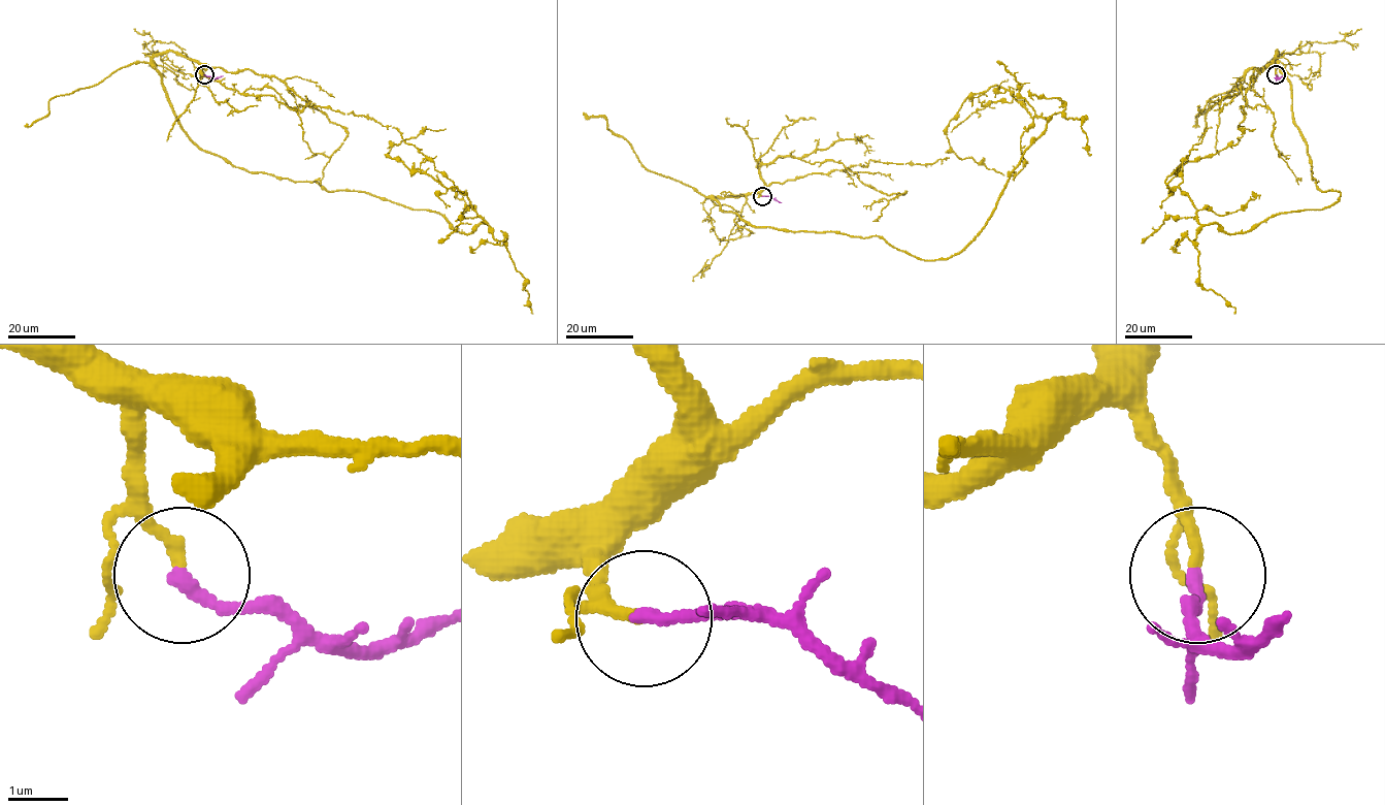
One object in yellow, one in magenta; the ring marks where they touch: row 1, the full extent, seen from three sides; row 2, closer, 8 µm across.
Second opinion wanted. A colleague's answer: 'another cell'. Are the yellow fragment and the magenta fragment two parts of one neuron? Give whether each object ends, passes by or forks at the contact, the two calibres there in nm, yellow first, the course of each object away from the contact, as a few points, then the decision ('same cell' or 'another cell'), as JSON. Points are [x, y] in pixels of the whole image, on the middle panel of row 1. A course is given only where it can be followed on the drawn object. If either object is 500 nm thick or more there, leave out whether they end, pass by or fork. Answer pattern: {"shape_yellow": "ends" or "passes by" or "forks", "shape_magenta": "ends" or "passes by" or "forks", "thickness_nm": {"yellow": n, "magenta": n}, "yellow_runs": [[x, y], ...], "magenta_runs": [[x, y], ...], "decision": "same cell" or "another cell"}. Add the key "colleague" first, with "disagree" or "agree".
{"colleague": "disagree", "shape_yellow": "ends", "shape_magenta": "ends", "thickness_nm": {"yellow": 180, "magenta": 240}, "yellow_runs": [[762, 196], [711, 197], [754, 226], [958, 254], [1046, 128], [993, 86], [946, 136], [1003, 175]], "magenta_runs": [[762, 196], [781, 202]], "decision": "same cell"}

